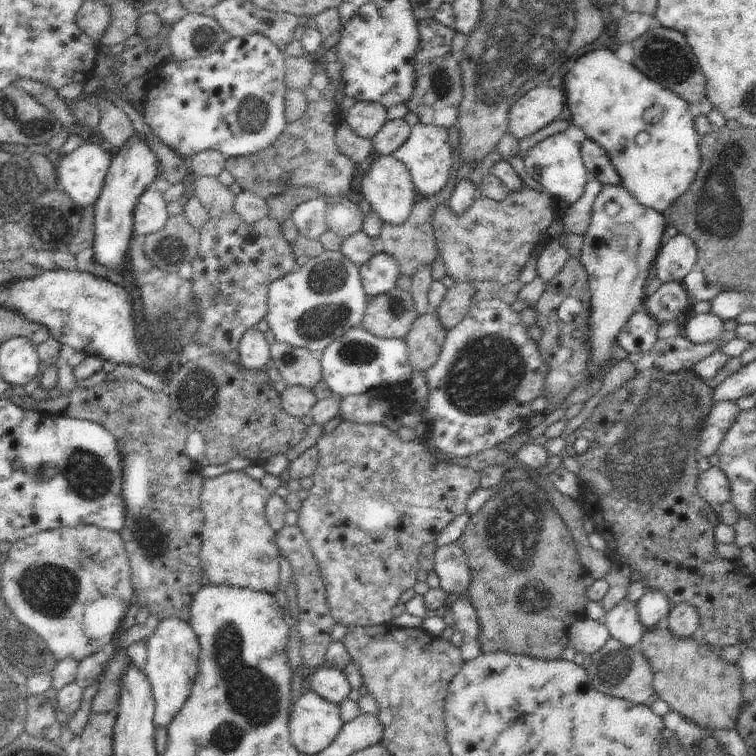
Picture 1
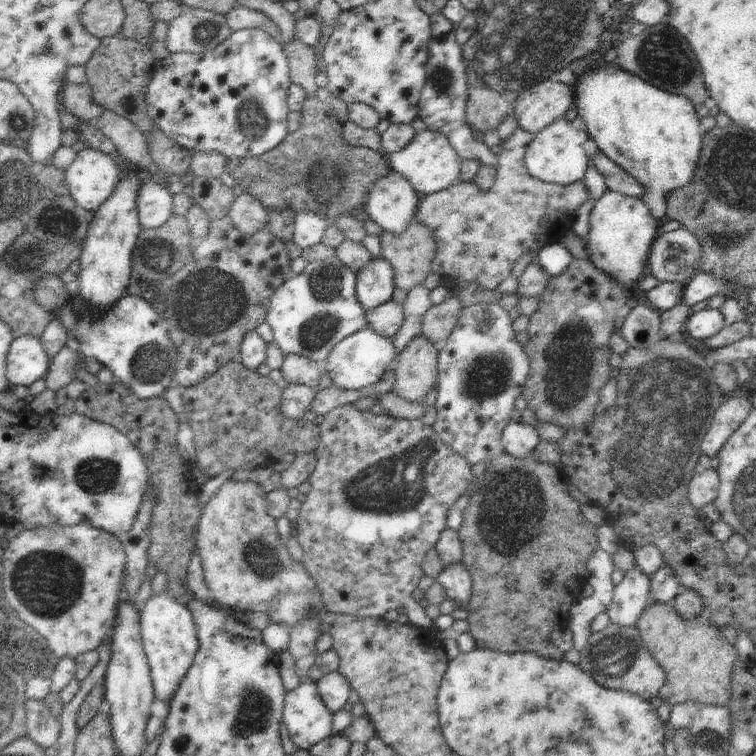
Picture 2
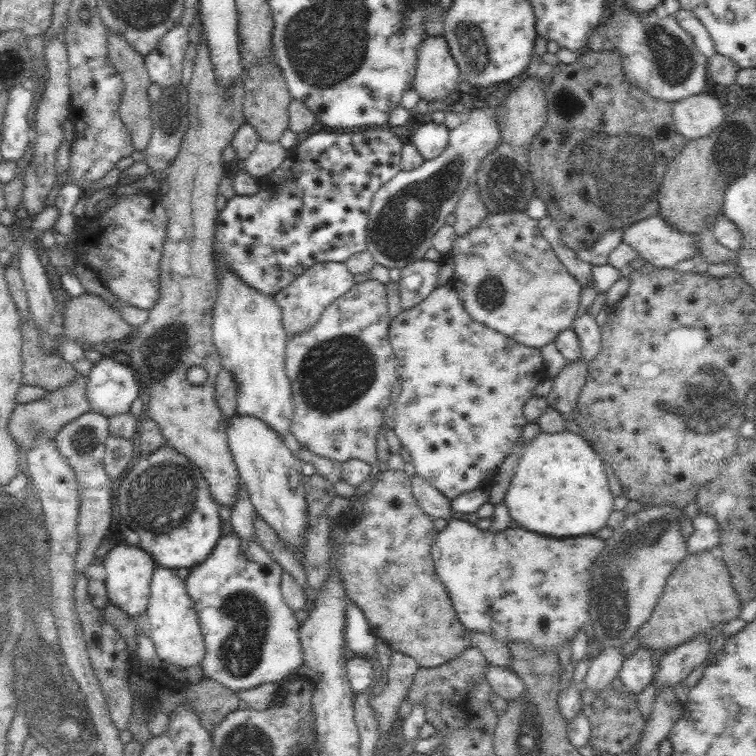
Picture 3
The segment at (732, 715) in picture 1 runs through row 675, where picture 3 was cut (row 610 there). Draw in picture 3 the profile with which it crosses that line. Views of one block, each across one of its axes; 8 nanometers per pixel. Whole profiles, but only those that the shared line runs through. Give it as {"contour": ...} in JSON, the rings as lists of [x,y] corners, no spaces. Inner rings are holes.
{"contour":[[[706,549],[700,553],[690,553],[672,571],[666,581],[662,596],[646,623],[638,629],[640,647],[650,650],[662,649],[668,652],[682,642],[694,639],[700,633],[712,630],[717,624],[725,624],[740,617],[740,599],[732,587],[728,567],[718,551]]]}

